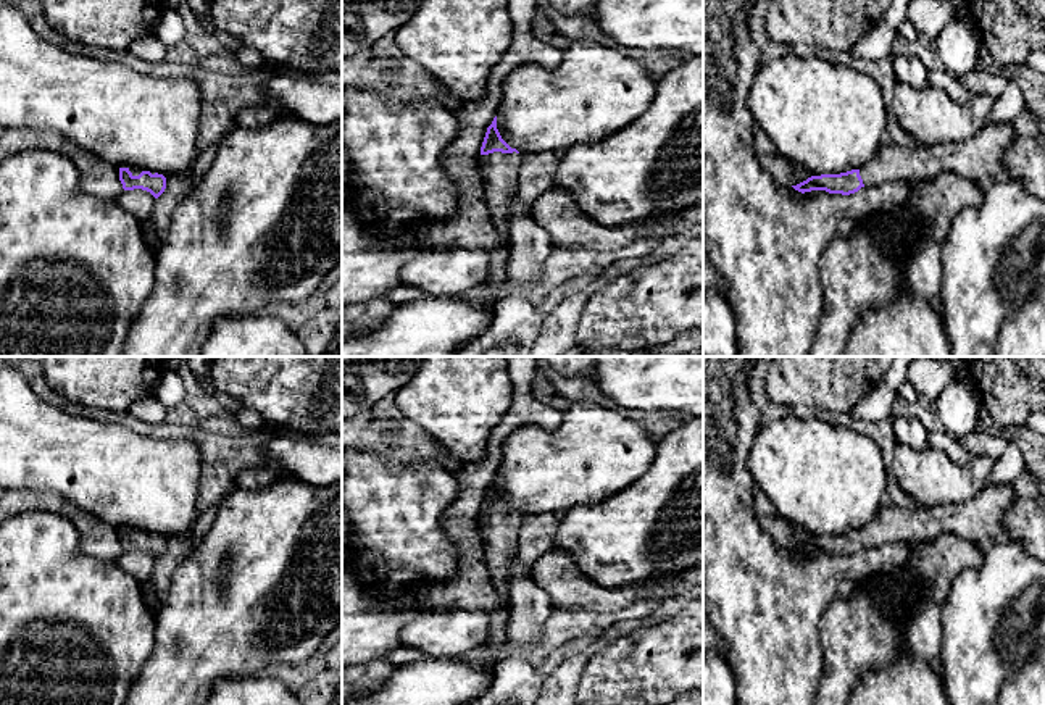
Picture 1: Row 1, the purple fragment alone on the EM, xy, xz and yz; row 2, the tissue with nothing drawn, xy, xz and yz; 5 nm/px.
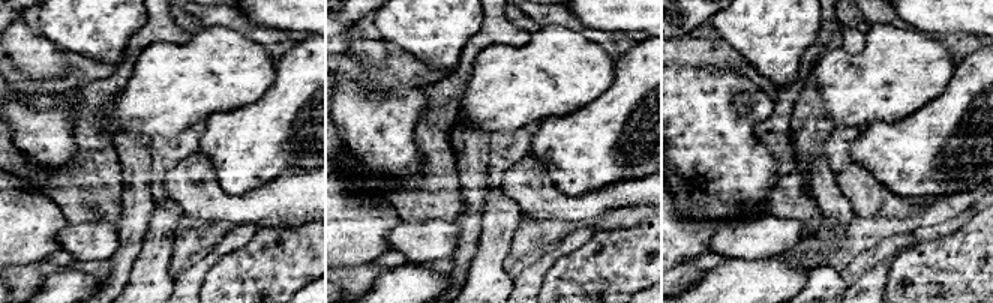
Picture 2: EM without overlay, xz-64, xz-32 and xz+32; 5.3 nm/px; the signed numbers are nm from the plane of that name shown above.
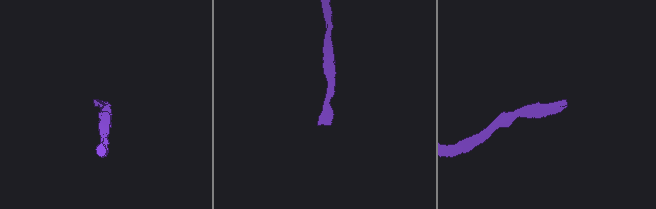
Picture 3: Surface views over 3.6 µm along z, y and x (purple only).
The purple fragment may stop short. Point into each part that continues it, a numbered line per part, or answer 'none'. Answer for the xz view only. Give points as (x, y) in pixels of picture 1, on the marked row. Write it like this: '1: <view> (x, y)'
1: xz (499, 170)

